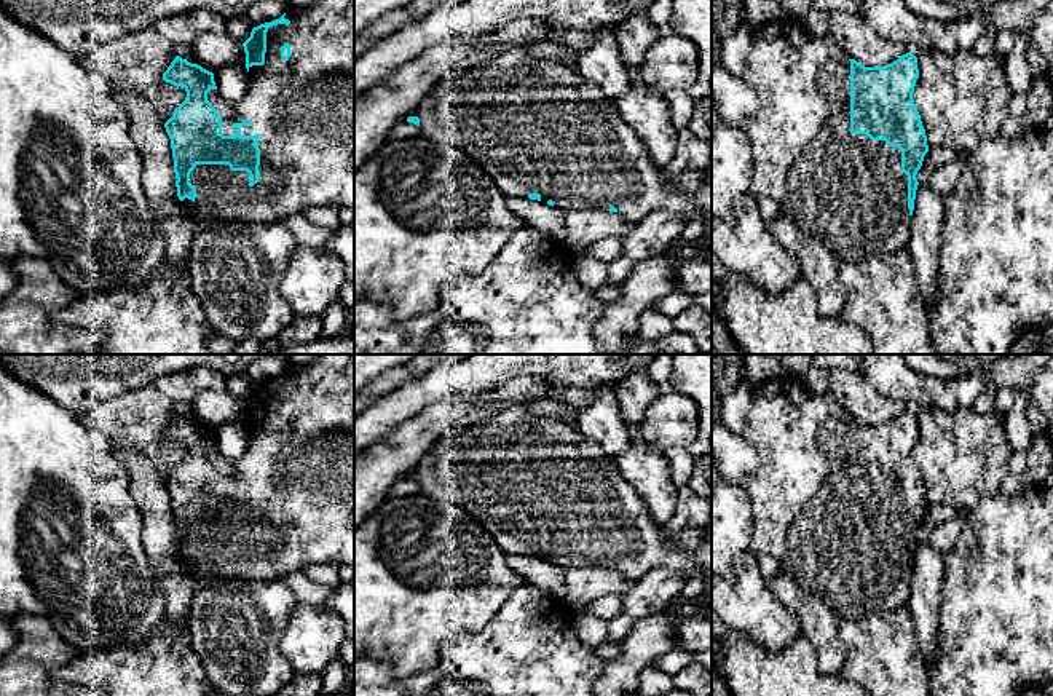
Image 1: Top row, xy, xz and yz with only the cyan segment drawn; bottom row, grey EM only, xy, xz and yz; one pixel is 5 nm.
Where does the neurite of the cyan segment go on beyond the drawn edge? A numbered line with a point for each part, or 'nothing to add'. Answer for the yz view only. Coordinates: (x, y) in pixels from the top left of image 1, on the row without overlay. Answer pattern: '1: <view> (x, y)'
1: yz (849, 549)

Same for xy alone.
1: xy (302, 465)

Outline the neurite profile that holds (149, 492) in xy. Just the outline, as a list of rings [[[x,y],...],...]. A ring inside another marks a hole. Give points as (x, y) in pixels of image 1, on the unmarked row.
[[[115,441],[112,445],[120,449],[129,474],[129,493],[144,522],[140,538],[166,594],[166,616],[174,624],[188,624],[196,591],[177,554],[171,496],[148,458],[132,442]]]

